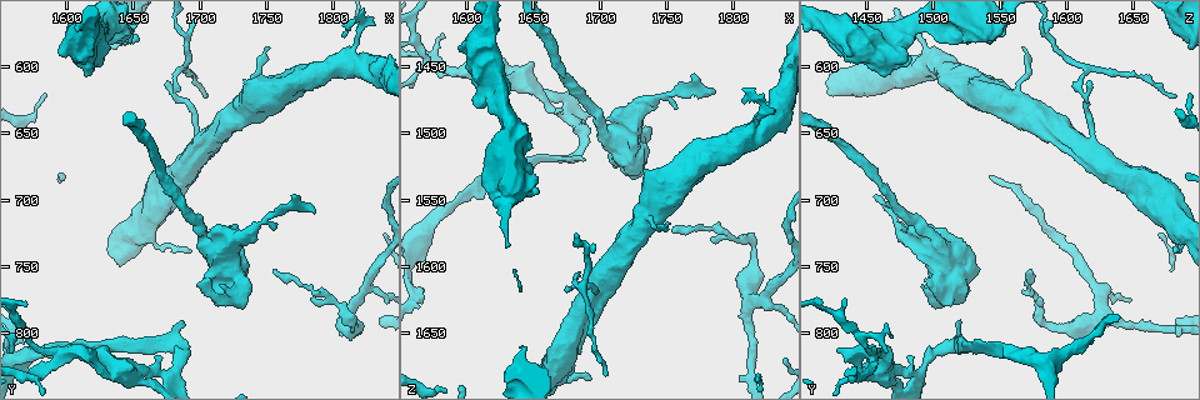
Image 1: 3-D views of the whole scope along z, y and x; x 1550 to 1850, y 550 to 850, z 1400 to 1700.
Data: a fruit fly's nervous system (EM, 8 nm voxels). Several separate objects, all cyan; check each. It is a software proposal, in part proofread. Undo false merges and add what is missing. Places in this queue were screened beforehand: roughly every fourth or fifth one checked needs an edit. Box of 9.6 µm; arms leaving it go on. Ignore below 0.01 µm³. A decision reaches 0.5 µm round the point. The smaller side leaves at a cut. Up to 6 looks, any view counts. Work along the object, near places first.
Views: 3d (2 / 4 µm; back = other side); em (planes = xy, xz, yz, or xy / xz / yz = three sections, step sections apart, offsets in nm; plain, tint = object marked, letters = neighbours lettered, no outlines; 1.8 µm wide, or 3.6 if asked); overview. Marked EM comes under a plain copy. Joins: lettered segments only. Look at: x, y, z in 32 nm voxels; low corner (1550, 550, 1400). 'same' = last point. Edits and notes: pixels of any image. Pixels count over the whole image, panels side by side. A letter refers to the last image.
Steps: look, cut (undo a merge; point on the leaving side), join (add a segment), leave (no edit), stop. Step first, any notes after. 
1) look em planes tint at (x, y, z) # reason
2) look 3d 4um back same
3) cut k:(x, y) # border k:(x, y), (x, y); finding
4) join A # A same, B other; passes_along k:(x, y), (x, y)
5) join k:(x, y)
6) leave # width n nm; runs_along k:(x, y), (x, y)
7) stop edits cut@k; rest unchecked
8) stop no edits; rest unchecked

look em xy step 4 tint at (1610, 596, 1456) # free end

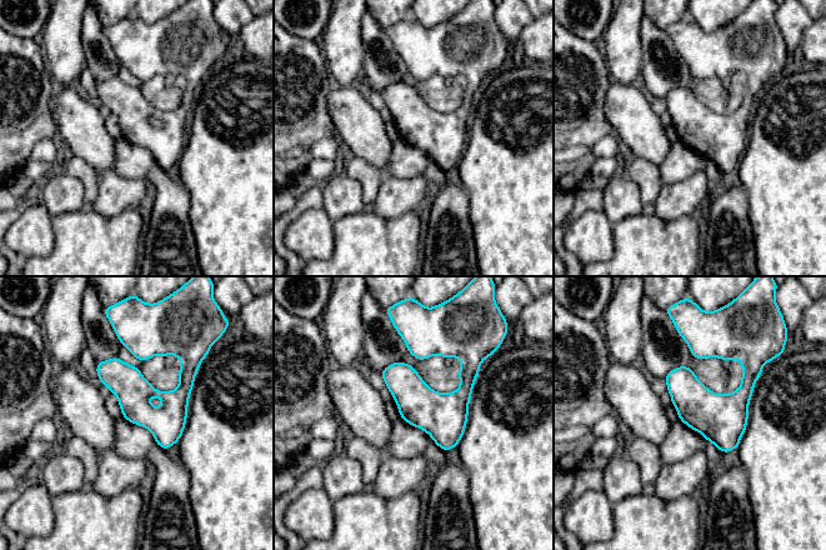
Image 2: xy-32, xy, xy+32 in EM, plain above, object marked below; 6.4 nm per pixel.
look em planes letters same

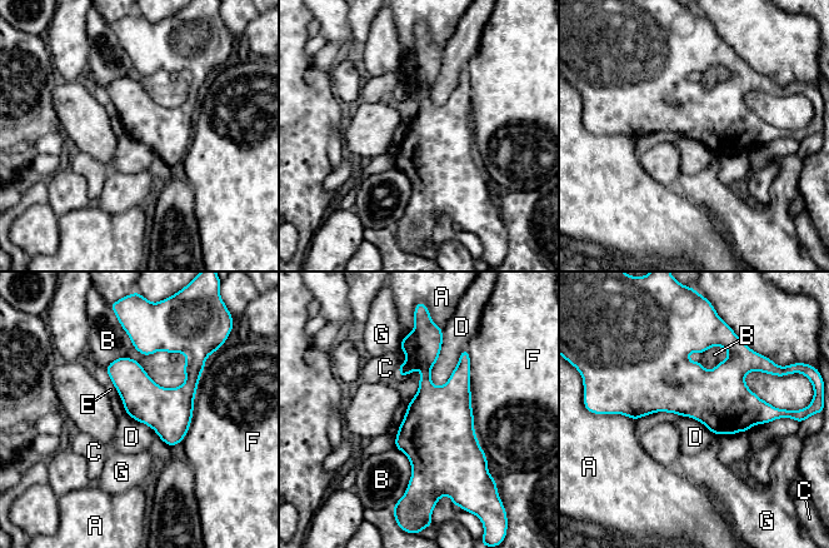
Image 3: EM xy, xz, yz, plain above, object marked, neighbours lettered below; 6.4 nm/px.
leave # A other, B other, C other, D other, E other, F other, G other; border 3:(442, 328), (432, 368), (435, 387); no lettered segment goes on from it

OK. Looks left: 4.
look 3d 2um at (1600, 814, 1454) # three-way junction

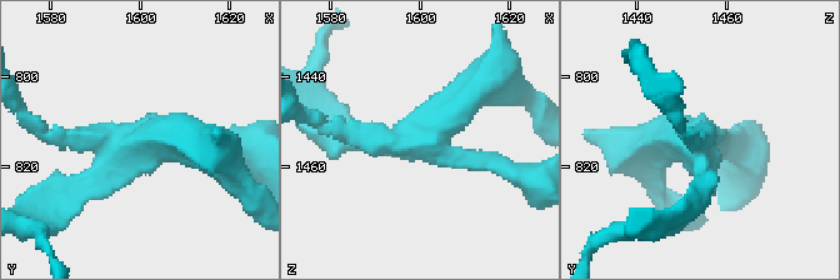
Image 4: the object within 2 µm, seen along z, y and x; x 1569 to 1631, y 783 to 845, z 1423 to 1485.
look em 3.6um planes letters at (1600, 815, 1453) # arms 3; shape alone is not enough

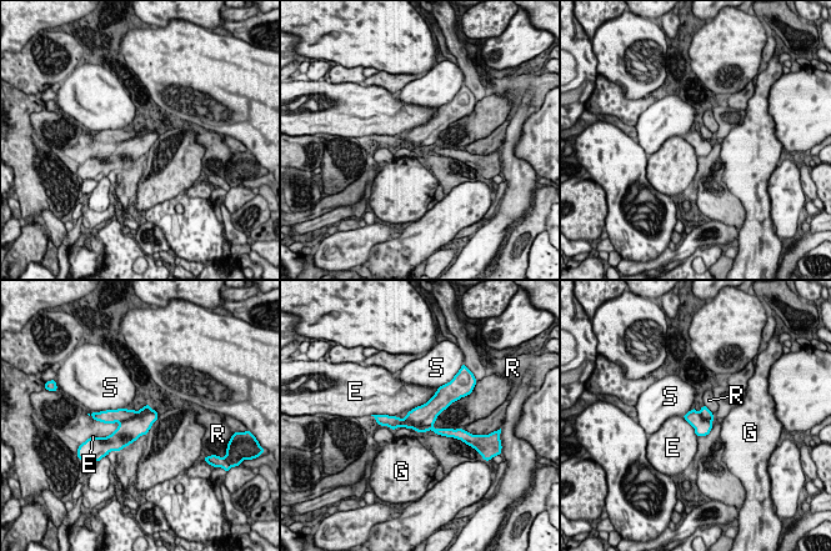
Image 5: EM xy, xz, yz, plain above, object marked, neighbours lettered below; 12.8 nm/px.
cut 5:(128, 431) # width 280 nm; E other, G other, R other, S other; border 5:(149, 407), (120, 422); two cells meet here

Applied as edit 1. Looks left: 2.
look em xy step 8 letters at (1834, 770, 1630) # thin arm on a thick one

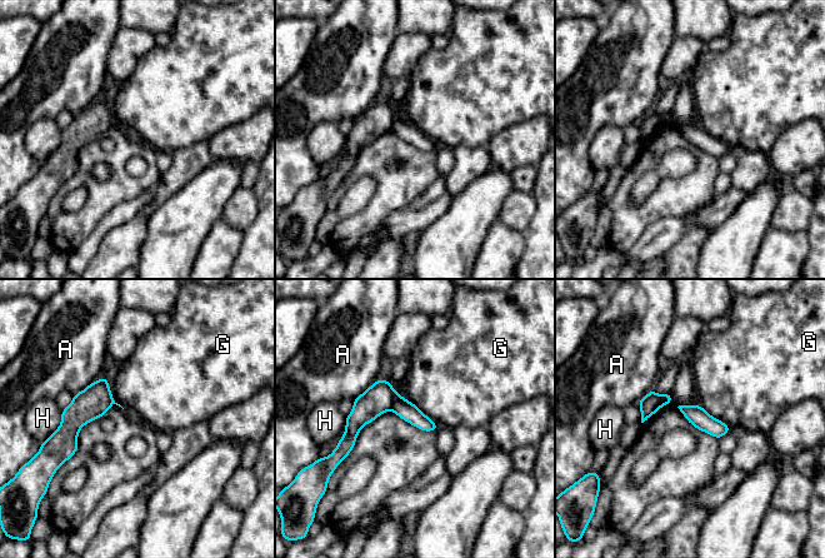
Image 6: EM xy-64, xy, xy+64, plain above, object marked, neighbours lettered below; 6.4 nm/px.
look em planes letters same

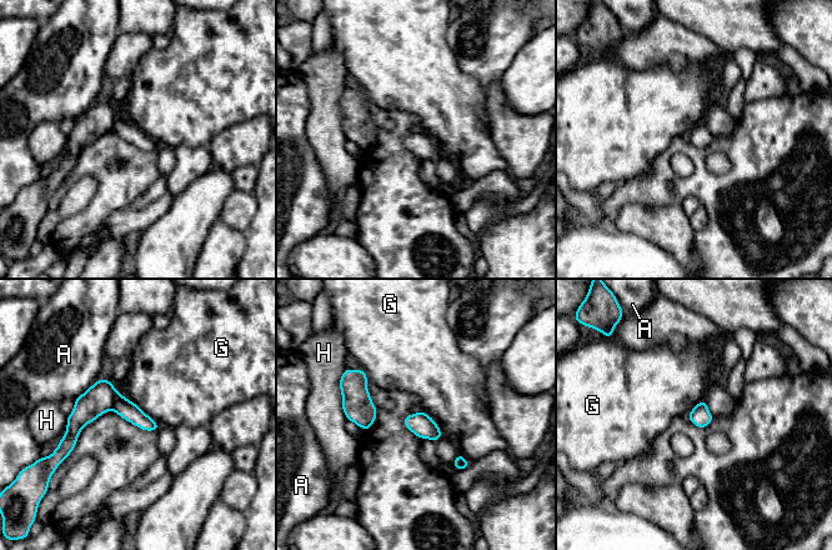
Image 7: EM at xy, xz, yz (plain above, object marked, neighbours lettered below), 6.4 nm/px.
cut 7:(99, 399) # A other, G other, H other; border 7:(119, 394), (111, 409); a second cell is stuck on

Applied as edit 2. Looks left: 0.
stop edits cut@5, cut@7; rest unchecked

